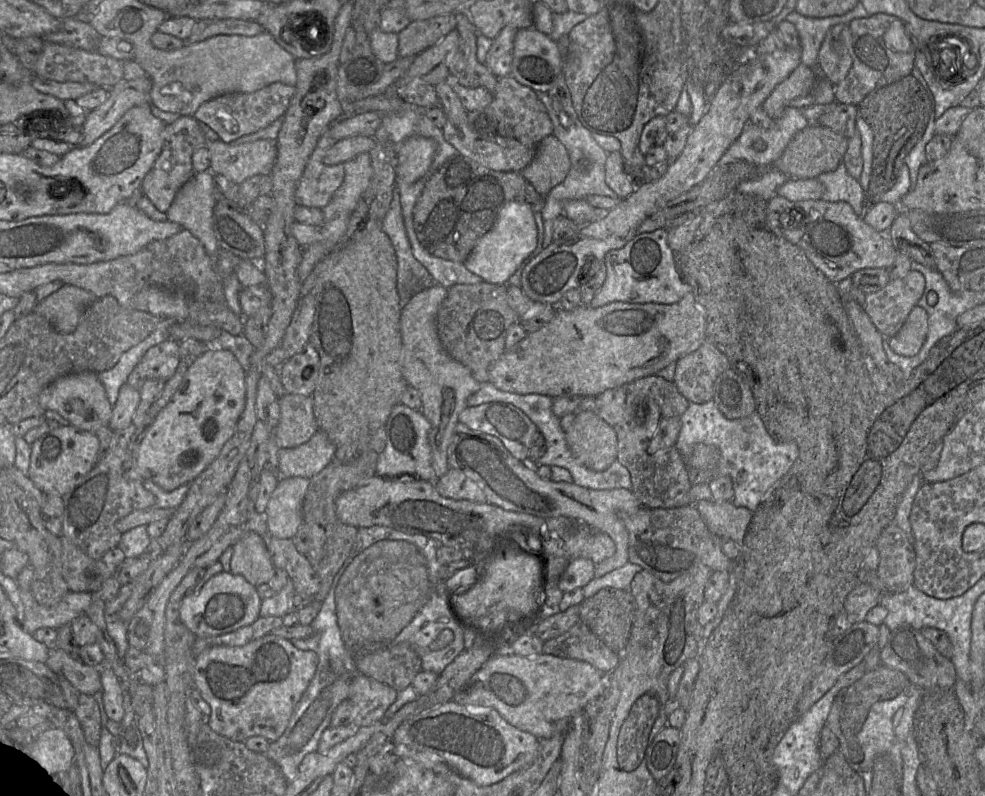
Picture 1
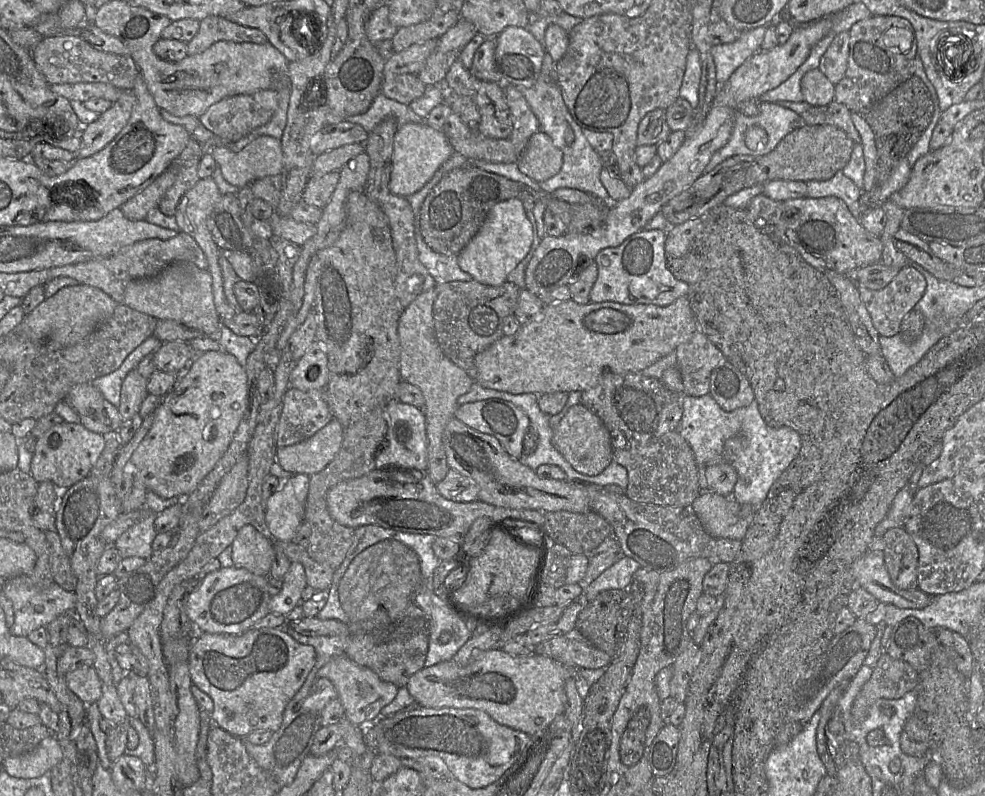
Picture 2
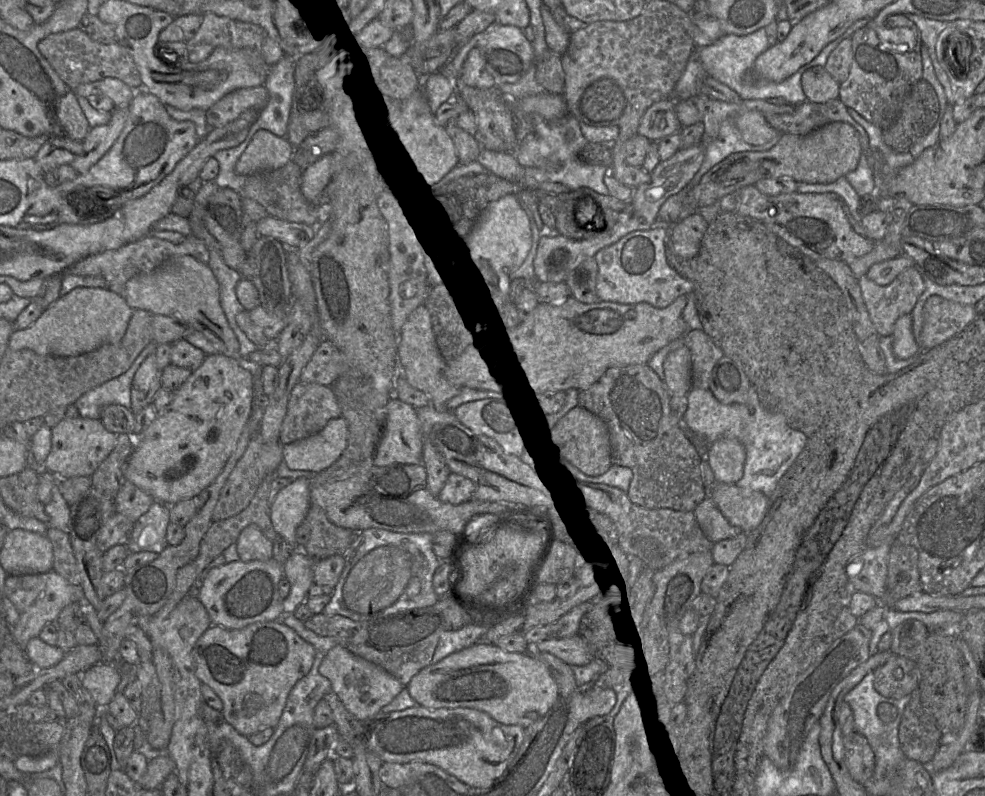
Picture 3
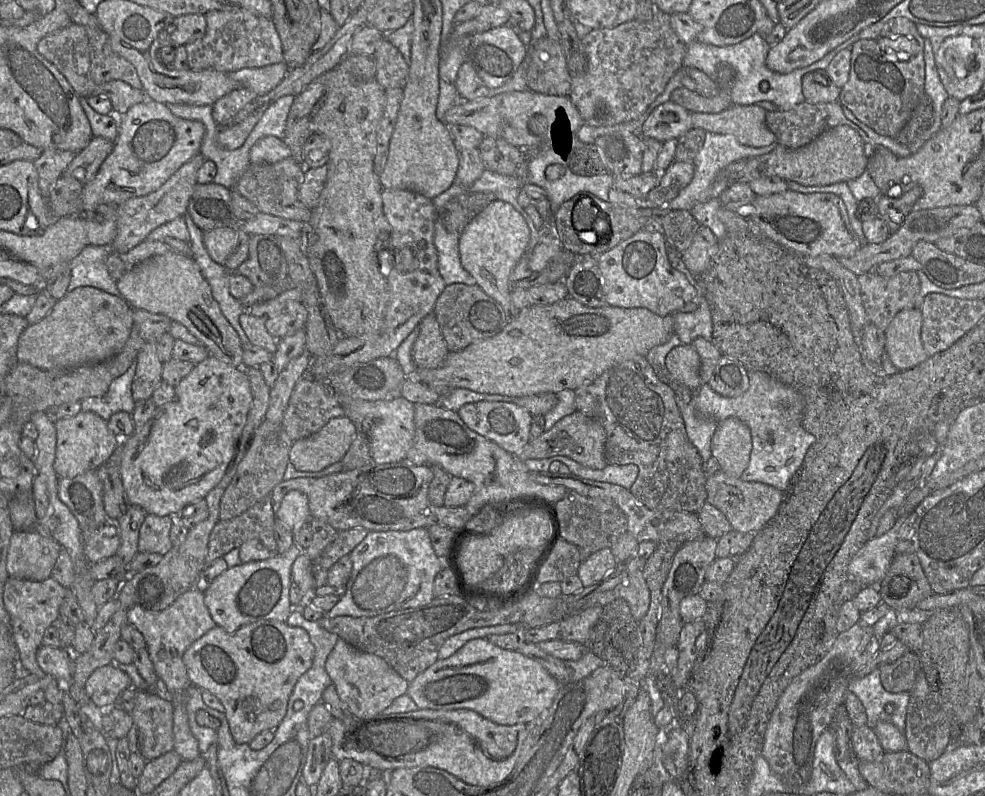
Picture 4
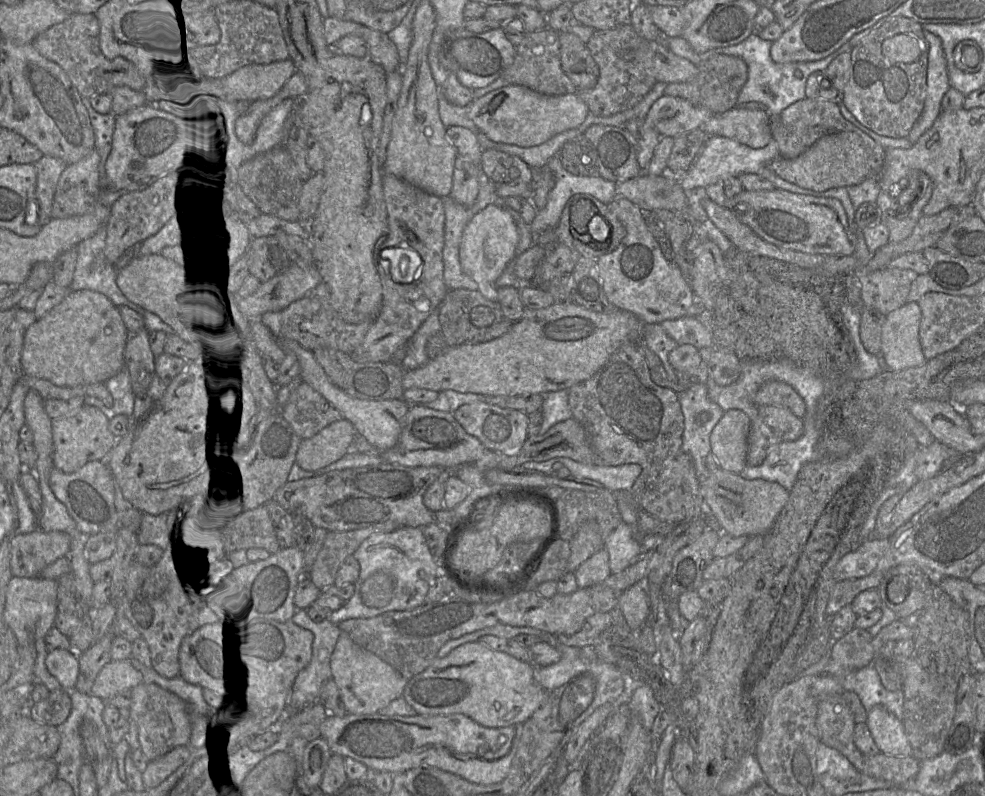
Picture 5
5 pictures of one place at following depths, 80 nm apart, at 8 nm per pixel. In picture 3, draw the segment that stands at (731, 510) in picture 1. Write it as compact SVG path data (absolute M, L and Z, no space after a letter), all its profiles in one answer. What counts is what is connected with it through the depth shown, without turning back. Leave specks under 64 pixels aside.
M709 495L694 509L694 514L705 534L714 542L742 530L722 514Z

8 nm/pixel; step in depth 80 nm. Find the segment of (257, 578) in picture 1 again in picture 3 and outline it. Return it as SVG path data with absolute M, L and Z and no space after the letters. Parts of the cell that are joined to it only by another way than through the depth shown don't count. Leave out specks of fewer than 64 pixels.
M249 525L241 531L236 546L239 560L242 562L267 561L272 558L273 542L255 525Z

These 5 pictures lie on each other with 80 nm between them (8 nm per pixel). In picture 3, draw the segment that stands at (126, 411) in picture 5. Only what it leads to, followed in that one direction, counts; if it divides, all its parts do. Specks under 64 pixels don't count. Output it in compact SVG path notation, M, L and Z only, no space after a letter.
M150 342L133 360L126 372L89 390L77 399L74 404L78 410L78 416L99 419L102 410L109 405L124 407L128 410L131 379L137 370L137 367L146 356L153 353L153 350L157 345L159 344Z

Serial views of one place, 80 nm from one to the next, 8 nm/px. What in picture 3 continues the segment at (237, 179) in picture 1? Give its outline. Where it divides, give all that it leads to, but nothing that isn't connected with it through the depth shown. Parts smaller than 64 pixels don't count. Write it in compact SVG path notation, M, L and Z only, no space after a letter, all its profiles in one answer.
M260 130L241 154L235 171L240 175L250 176L260 171L276 170L293 160L294 149L286 137Z

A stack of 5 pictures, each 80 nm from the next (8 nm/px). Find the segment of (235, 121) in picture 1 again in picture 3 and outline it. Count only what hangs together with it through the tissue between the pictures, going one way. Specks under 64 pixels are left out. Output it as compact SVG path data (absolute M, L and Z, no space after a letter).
M264 85L237 89L206 110L207 124L212 129L221 128L248 109L261 111L267 105L268 98L269 93Z

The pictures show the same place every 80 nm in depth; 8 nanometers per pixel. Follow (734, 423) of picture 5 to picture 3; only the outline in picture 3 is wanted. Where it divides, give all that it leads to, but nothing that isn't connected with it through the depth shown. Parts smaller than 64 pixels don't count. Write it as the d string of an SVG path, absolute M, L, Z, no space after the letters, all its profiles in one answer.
M721 438L708 446L706 460L716 482L735 484L744 474L746 450L736 439Z

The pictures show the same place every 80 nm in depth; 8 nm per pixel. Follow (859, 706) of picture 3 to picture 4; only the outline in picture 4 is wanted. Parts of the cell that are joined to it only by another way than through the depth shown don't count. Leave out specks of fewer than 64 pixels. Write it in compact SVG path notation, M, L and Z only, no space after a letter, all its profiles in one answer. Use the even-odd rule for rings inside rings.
M875 669L863 677L853 677L847 687L862 704L866 717L866 725L870 728L878 722L890 722L904 734L906 709L909 702L909 693L889 693L881 682L879 670ZM887 704L894 706L892 714L887 714L884 707Z

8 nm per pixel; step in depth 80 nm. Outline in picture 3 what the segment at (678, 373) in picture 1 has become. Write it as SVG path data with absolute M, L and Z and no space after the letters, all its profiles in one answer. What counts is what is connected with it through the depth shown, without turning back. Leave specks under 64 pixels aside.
M701 329L688 331L684 345L691 352L691 382L693 388L709 389L709 381L716 363L724 356L721 348Z

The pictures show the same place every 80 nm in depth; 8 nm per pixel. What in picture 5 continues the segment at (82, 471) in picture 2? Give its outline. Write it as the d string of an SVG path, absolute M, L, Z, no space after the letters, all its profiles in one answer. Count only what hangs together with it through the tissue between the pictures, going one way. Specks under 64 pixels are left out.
M83 405L71 415L52 420L54 467L64 473L73 473L91 461L104 461L118 439L109 430L109 420L96 407Z

